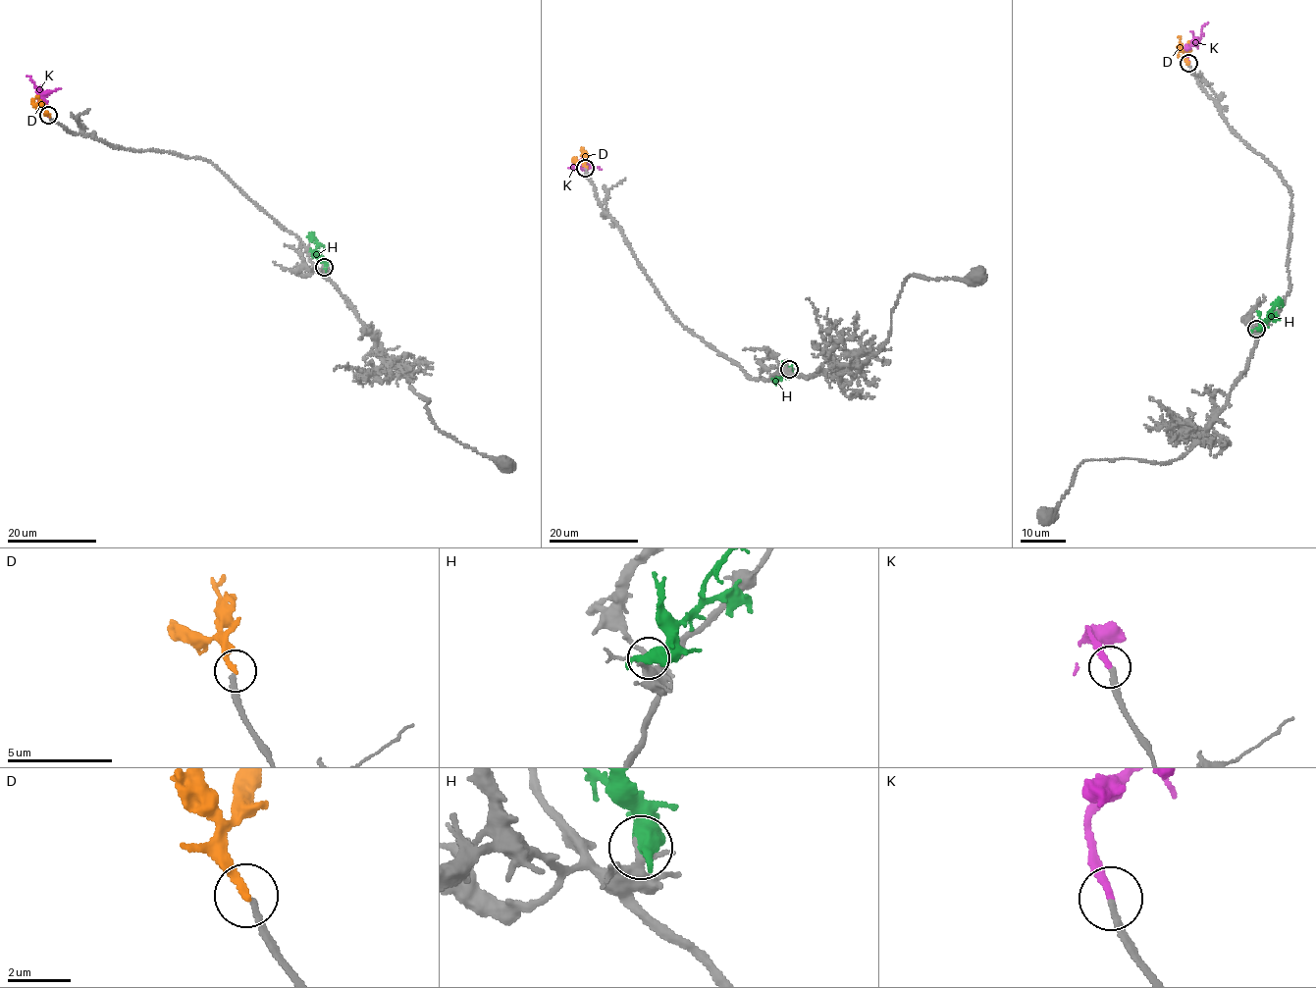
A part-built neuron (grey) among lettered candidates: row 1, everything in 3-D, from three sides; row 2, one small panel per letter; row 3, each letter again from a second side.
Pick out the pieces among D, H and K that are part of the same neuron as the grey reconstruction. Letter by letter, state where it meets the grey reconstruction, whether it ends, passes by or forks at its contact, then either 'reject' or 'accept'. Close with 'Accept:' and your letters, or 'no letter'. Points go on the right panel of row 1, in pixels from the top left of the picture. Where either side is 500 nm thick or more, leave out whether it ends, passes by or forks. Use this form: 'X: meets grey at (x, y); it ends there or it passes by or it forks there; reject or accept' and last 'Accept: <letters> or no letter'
D: meets grey at (1187, 63); it ends there; reject
H: meets grey at (1256, 329); reject
K: meets grey at (1188, 63); it ends there; accept
Accept: K

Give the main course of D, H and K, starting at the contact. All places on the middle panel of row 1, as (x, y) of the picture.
D: (586, 168), (584, 147)
H: (789, 369), (777, 380)
K: (585, 168), (582, 160), (576, 168), (568, 167)

